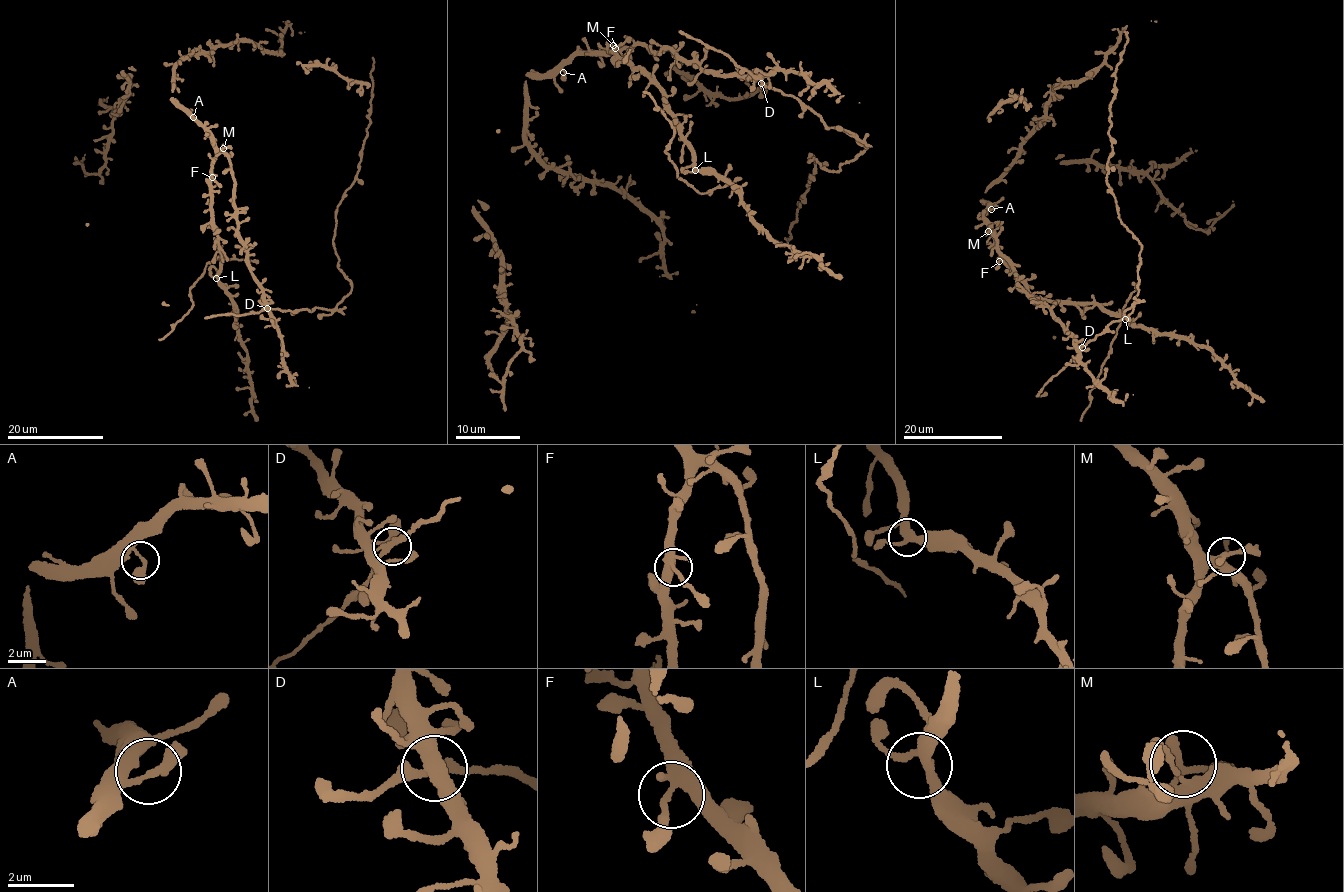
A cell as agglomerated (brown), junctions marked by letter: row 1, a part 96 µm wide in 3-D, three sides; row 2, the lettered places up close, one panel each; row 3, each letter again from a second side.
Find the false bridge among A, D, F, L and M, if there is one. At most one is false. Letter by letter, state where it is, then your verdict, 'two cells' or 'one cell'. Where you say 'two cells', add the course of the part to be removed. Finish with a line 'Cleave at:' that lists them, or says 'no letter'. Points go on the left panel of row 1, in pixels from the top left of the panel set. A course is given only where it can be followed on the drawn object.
A: (193, 117) | one cell
D: (267, 308) | one cell
F: (212, 177) | one cell
L: (216, 278) | one cell
M: (223, 148) | one cell
Cleave at: no letter

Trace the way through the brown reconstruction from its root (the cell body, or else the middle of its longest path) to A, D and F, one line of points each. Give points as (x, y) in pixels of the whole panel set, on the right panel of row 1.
A: (1026, 291), (1018, 287), (1012, 262), (998, 250), (998, 239), (983, 214), (991, 209)
D: (1026, 291), (1029, 298), (1050, 309), (1052, 318), (1060, 322), (1072, 343), (1083, 347)
F: (1026, 291), (1018, 287), (1013, 264), (998, 250), (994, 233), (999, 261)

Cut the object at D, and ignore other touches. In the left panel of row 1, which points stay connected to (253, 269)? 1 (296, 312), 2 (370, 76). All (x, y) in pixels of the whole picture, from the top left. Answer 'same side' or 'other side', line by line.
1: other side
2: other side

